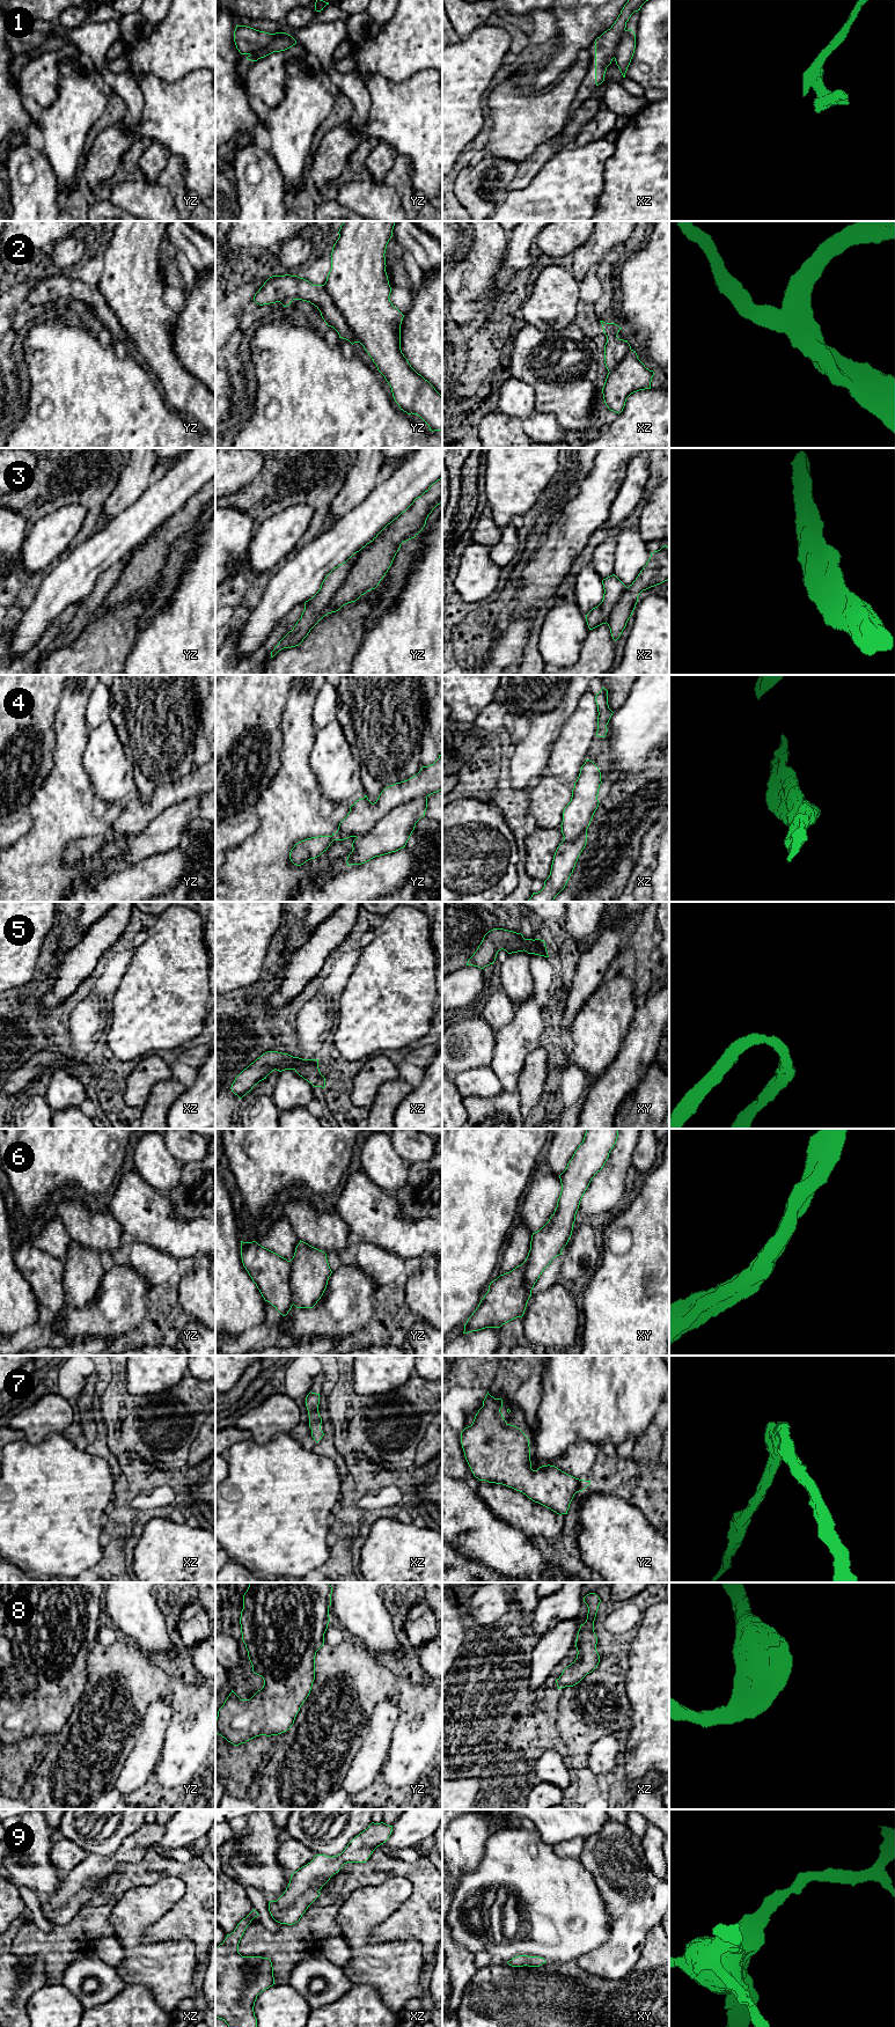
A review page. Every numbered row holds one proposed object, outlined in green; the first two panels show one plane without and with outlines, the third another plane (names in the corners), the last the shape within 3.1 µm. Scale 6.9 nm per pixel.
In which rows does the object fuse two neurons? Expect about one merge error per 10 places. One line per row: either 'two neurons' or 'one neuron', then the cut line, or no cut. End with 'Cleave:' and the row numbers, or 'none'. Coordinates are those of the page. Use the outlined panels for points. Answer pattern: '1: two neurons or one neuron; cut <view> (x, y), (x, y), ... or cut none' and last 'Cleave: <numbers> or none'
1: two neurons; cut yz (273, 35), (273, 38), (266, 45), (250, 54)
2: one neuron; cut none
3: one neuron; cut none
4: one neuron; cut none
5: one neuron; cut none
6: one neuron; cut none
7: one neuron; cut none
8: one neuron; cut none
9: one neuron; cut none
Cleave: 1

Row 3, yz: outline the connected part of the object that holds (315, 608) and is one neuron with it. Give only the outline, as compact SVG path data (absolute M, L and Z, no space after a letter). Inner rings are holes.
M442 476L369 543L325 576L320 590L305 602L305 610L293 630L271 652L271 658L284 648L299 646L328 614L338 611L343 605L375 589L391 566L401 544L423 530L428 515L440 504Z

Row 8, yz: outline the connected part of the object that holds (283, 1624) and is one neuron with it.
M250 1582L247 1592L243 1595L243 1609L241 1611L240 1624L242 1640L245 1644L249 1660L252 1665L252 1672L264 1680L264 1686L250 1699L241 1699L233 1690L225 1701L223 1705L218 1711L215 1719L215 1733L225 1738L234 1746L245 1743L247 1741L259 1735L278 1735L291 1728L295 1717L300 1711L301 1705L310 1694L313 1682L315 1680L315 1655L324 1644L324 1633L330 1621L329 1607L331 1606L332 1587L328 1582Z

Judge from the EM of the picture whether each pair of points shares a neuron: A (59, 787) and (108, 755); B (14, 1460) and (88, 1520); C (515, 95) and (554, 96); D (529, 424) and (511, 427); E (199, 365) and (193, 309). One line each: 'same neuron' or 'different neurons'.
A: different neurons
B: same neuron
C: same neuron
D: different neurons
E: same neuron

